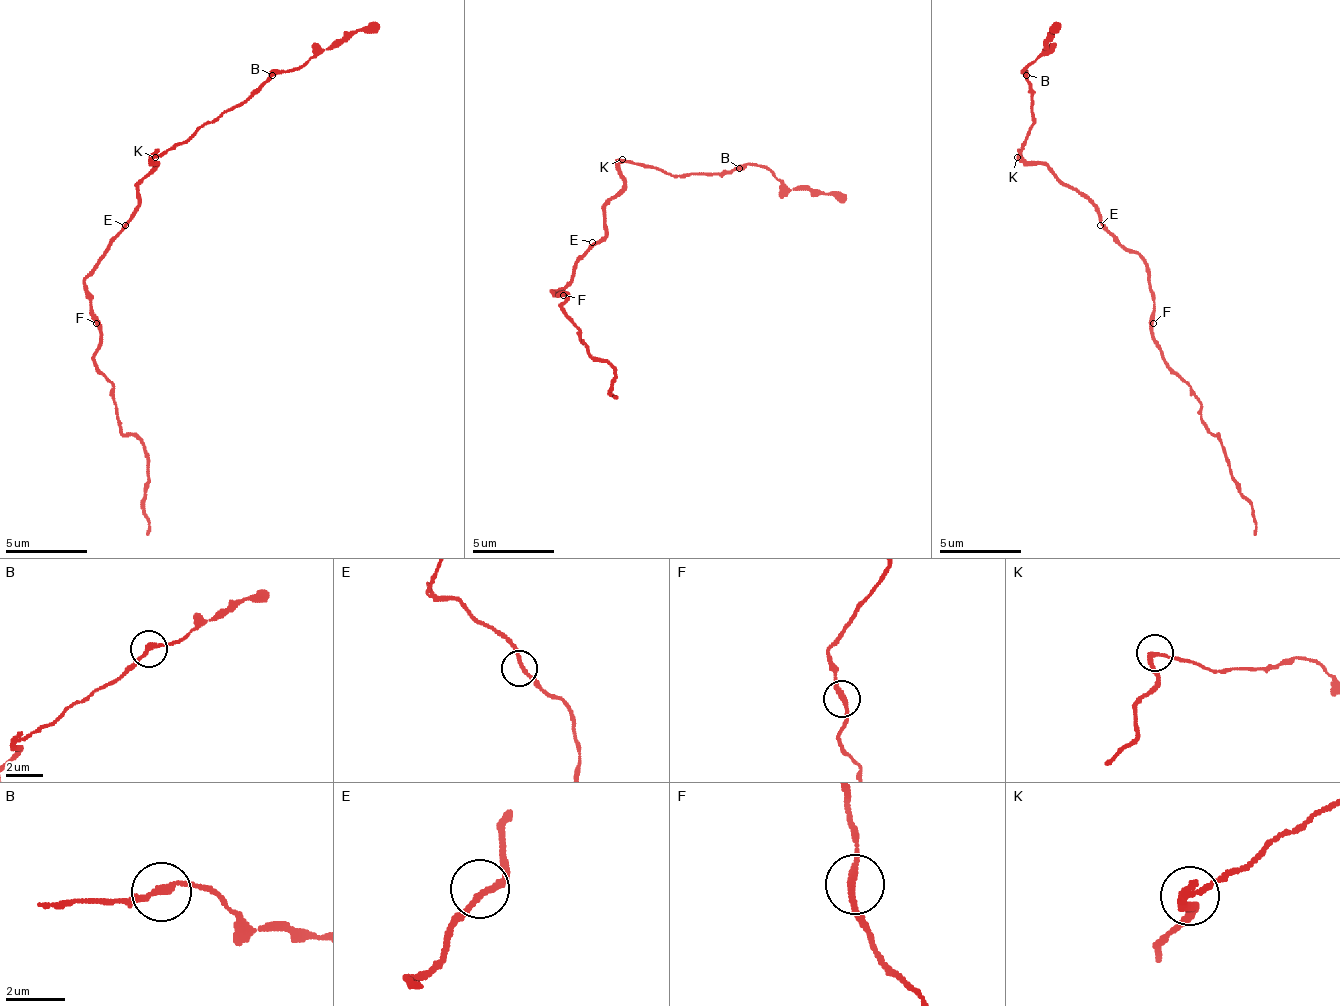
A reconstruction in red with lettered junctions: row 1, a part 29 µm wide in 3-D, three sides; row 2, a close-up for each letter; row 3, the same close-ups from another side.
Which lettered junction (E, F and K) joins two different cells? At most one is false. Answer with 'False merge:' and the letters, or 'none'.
False merge: K

